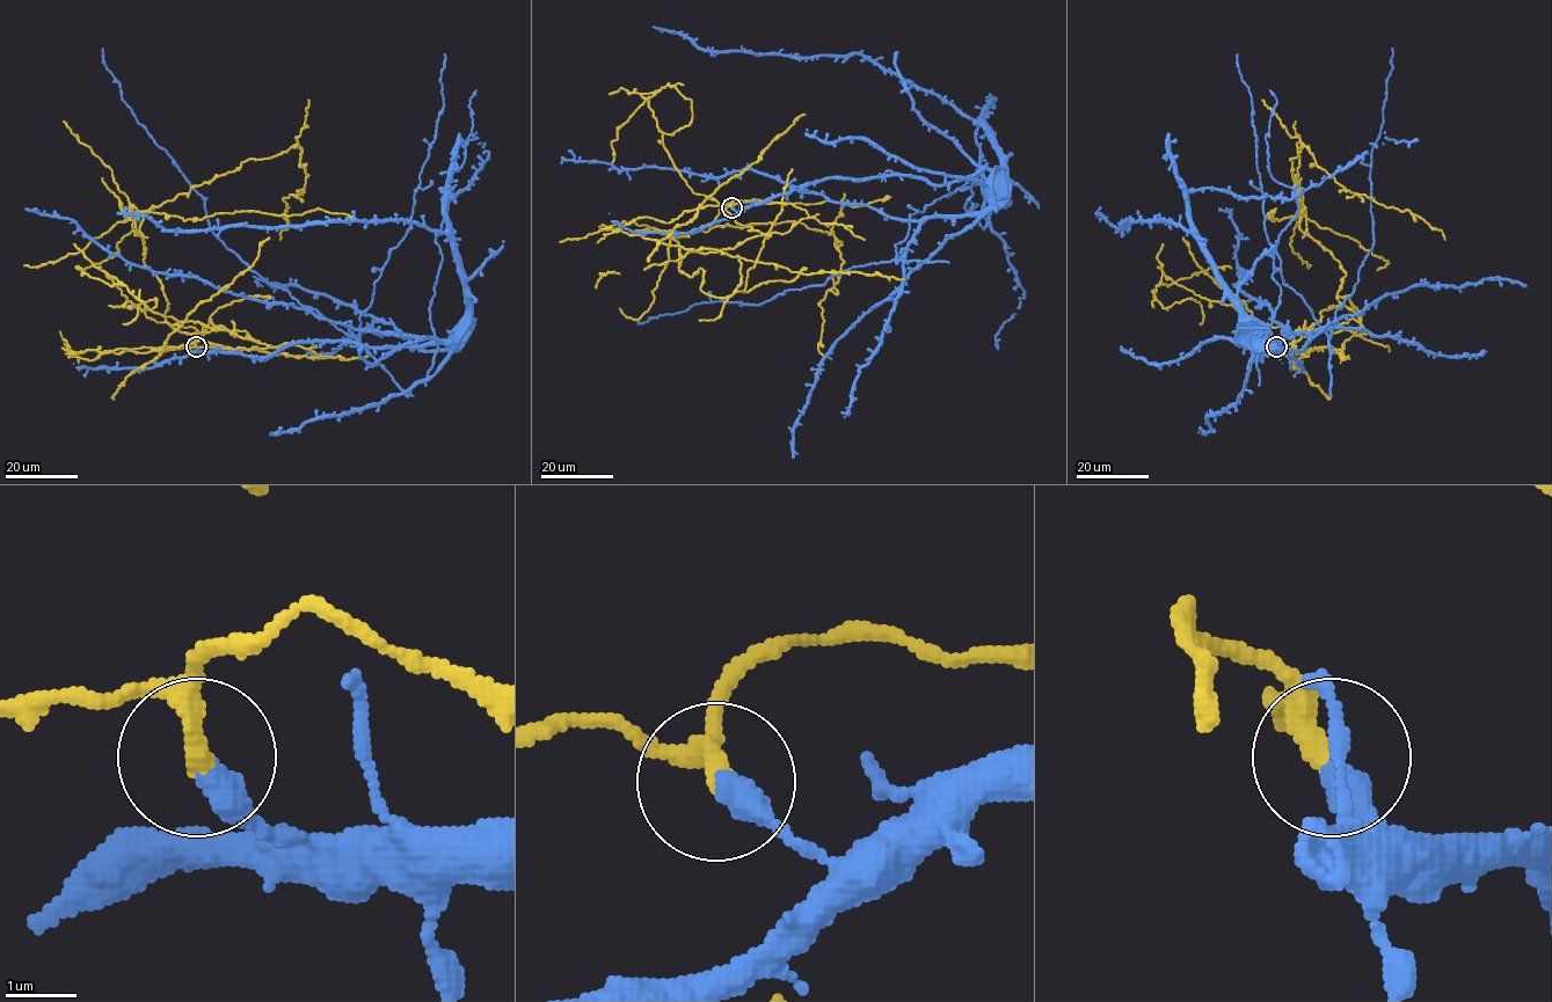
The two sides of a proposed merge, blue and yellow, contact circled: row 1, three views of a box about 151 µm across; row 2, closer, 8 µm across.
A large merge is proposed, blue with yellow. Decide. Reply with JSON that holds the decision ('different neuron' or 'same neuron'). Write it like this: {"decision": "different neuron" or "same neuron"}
{"decision": "different neuron"}

